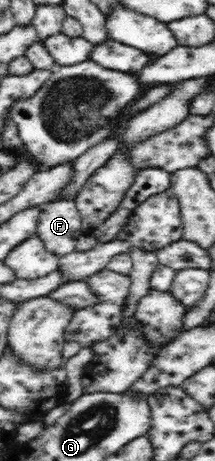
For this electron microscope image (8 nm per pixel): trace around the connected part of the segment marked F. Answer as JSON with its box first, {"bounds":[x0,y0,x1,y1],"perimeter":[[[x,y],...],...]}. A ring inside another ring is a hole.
{"bounds":[35,199,84,257],"perimeter":[[[58,199],[43,204],[35,234],[40,237],[40,240],[43,240],[48,252],[53,252],[59,257],[76,251],[77,240],[84,233],[81,230],[81,214],[76,207],[75,201]]]}

